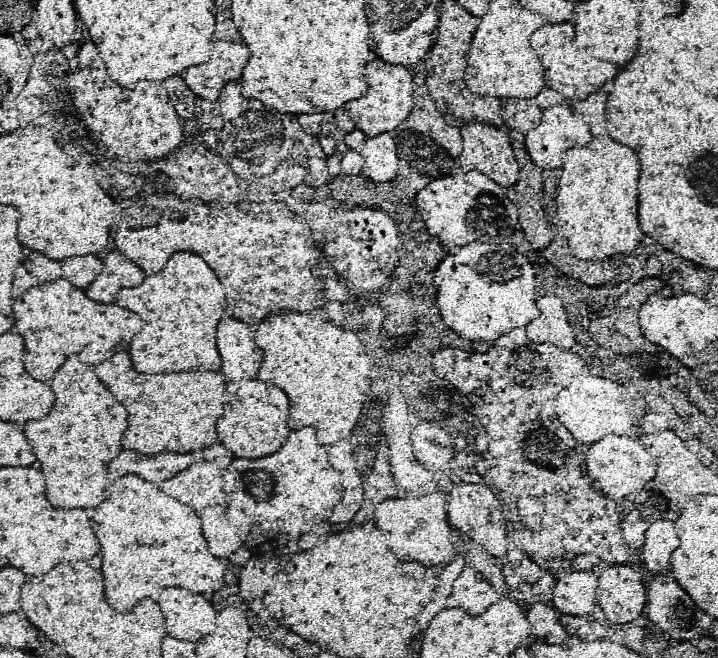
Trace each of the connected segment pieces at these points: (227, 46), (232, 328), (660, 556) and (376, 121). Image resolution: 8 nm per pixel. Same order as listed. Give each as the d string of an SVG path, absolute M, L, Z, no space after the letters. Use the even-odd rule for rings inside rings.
M216 42L206 64L190 66L186 70L186 84L196 96L204 100L216 100L226 82L242 78L248 60L248 46L236 42Z
M224 318L216 324L216 348L228 380L256 378L262 368L262 350L256 348L246 322Z
M660 520L650 526L646 532L644 548L642 548L642 558L654 574L660 574L662 570L668 568L674 550L680 546L680 538L676 534L676 528L668 520Z
M376 58L372 64L368 64L368 80L370 92L358 100L348 102L344 108L366 136L378 136L382 132L394 130L414 110L414 84L406 66L392 66L382 58Z

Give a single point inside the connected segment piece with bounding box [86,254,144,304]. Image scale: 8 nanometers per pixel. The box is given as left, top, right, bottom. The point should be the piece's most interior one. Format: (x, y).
(119, 272)

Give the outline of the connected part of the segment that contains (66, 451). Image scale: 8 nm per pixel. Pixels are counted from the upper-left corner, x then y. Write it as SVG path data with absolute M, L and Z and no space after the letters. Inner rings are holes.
M70 356L52 380L56 406L46 418L26 422L24 436L48 482L48 500L54 508L86 510L98 508L104 496L106 462L114 462L122 450L122 436L128 426L128 412L98 380L92 366Z

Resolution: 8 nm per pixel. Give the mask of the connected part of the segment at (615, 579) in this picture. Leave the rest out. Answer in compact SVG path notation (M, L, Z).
M610 566L596 586L600 608L610 624L630 624L643 615L646 587L630 566Z

